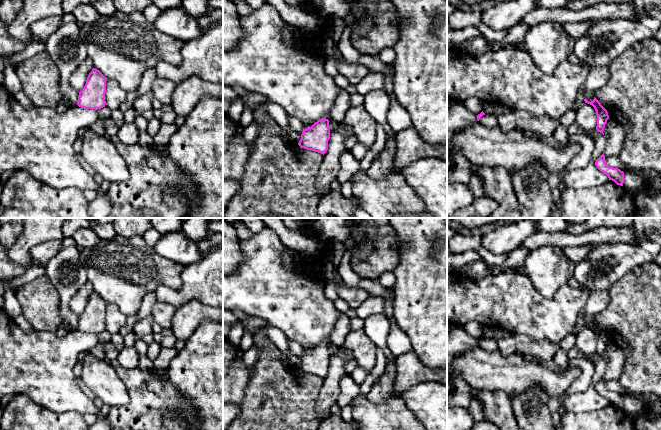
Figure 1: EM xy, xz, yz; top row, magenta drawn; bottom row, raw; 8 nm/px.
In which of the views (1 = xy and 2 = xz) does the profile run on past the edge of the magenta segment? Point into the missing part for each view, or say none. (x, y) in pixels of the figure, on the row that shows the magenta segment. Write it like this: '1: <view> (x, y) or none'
1: none
2: none

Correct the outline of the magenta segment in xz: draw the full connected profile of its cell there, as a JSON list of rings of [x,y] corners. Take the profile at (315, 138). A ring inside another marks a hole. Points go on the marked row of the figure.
[[[322,118],[302,132],[298,145],[301,148],[325,154],[330,139],[329,120]]]

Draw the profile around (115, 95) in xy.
[[[107,79],[105,106],[111,111],[117,110],[119,106],[126,101],[127,94],[128,93],[123,90],[116,81]]]

